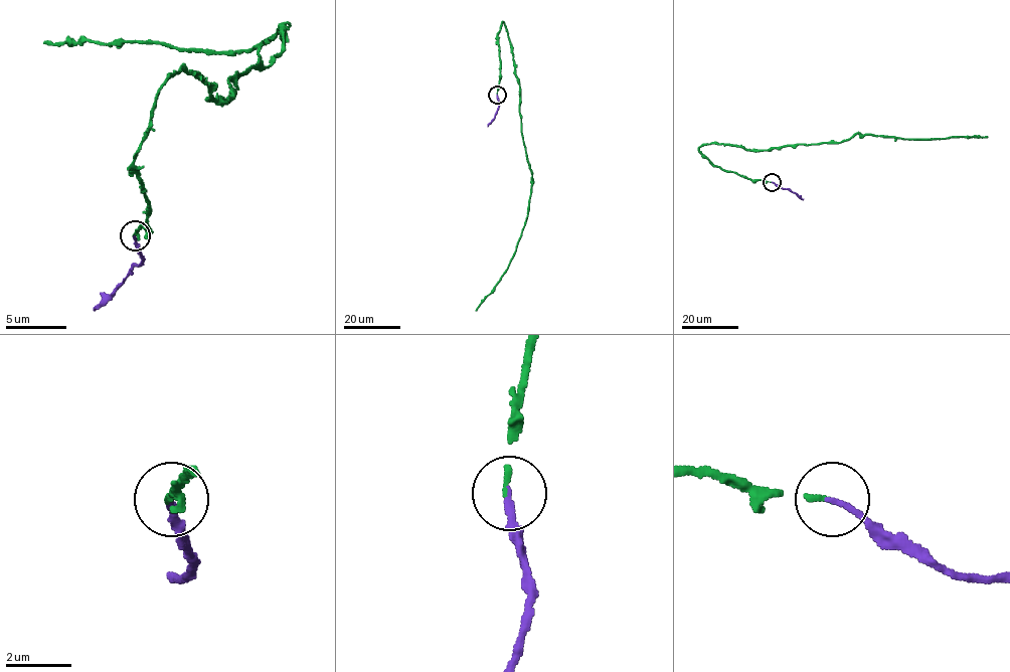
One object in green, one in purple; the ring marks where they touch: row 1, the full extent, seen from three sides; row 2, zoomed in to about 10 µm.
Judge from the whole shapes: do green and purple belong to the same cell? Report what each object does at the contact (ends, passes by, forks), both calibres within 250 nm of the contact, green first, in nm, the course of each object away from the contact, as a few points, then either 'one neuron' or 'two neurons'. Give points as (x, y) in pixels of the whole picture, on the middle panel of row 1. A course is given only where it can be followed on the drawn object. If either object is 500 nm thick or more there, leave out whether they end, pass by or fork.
green ends | purple ends | 160/200 nm | green via (497, 96), (500, 70), (497, 37), (503, 22), (519, 86), (521, 130), (531, 192), (515, 254), (476, 310) | purple via (497, 96), (498, 110), (487, 126) | one neuron

